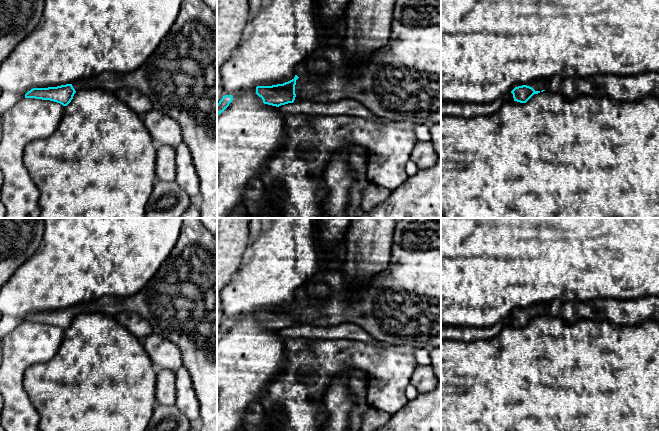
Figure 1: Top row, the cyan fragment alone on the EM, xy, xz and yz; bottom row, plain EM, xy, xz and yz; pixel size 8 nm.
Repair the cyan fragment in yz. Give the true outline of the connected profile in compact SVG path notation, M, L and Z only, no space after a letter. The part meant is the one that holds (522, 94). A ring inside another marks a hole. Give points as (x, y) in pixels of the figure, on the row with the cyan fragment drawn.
M537 79L526 85L515 87L511 93L514 101L526 103L534 94L549 90L549 79Z

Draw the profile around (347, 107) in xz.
M349 98L329 103L317 103L313 100L300 103L293 102L279 106L278 111L282 114L356 116L370 120L377 120L379 118L361 103Z

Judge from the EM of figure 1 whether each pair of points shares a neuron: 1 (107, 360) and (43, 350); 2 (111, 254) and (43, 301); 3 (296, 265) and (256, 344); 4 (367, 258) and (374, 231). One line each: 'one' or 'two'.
1: two
2: one
3: one
4: one

